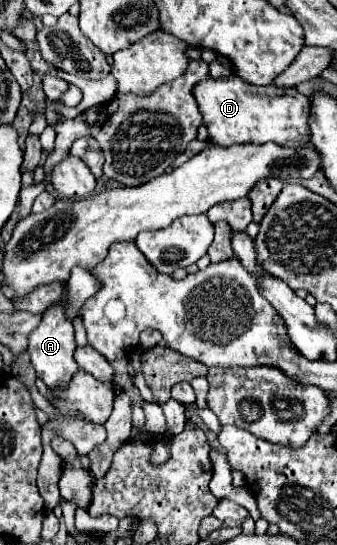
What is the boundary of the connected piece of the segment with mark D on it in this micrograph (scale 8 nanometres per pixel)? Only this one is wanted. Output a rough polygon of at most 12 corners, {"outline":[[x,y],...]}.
{"outline":[[238,76],[194,88],[218,146],[310,142],[310,100]]}

